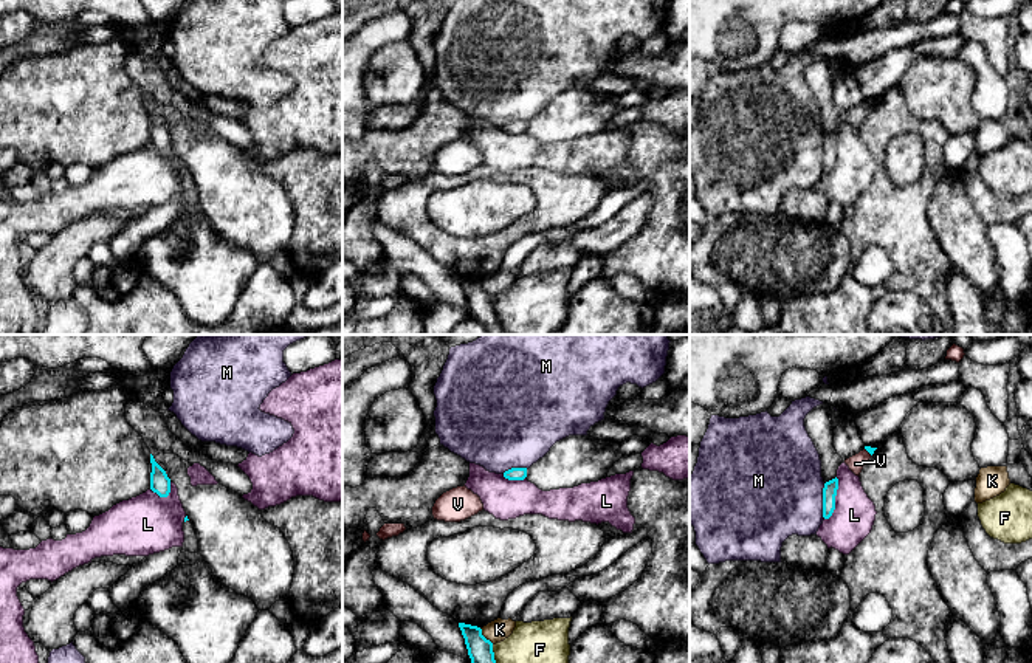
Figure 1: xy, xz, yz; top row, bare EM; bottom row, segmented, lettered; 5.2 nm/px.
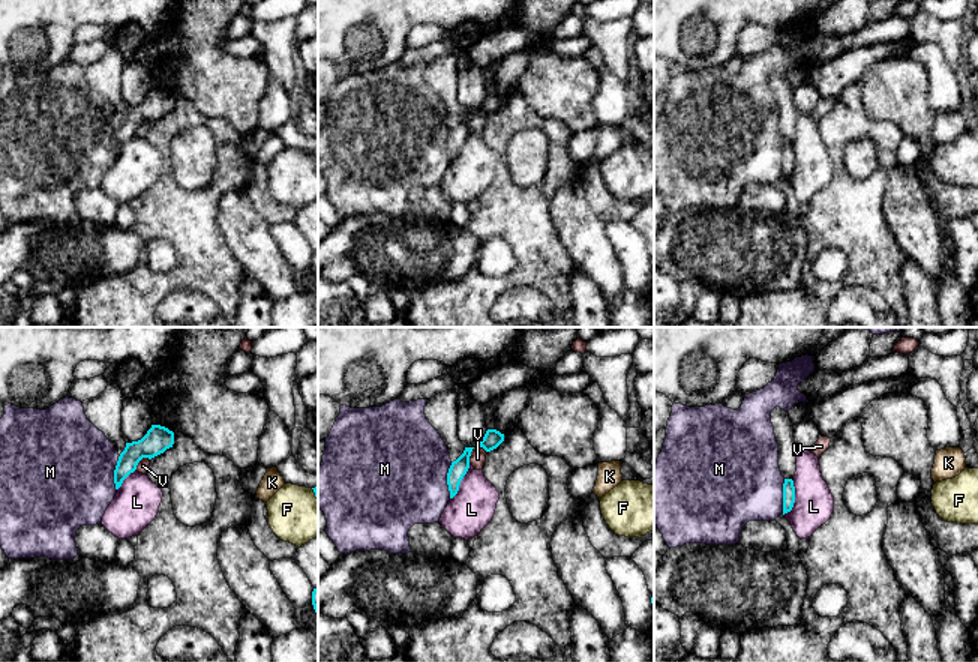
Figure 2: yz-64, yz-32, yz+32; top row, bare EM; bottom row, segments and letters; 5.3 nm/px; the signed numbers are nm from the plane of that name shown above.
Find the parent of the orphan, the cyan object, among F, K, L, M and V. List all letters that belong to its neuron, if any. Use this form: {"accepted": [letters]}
{"accepted": []}

